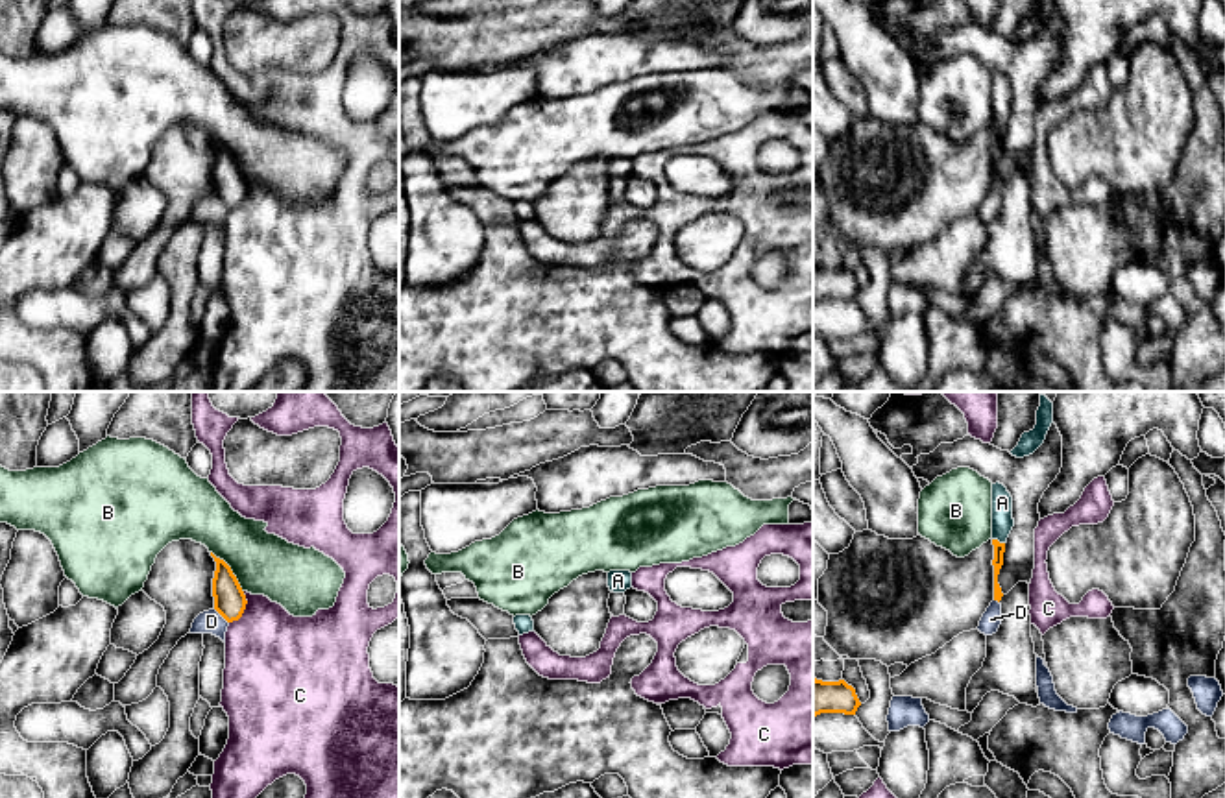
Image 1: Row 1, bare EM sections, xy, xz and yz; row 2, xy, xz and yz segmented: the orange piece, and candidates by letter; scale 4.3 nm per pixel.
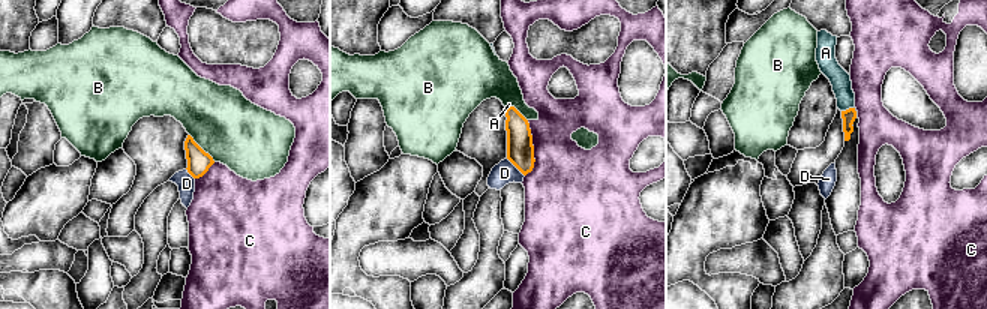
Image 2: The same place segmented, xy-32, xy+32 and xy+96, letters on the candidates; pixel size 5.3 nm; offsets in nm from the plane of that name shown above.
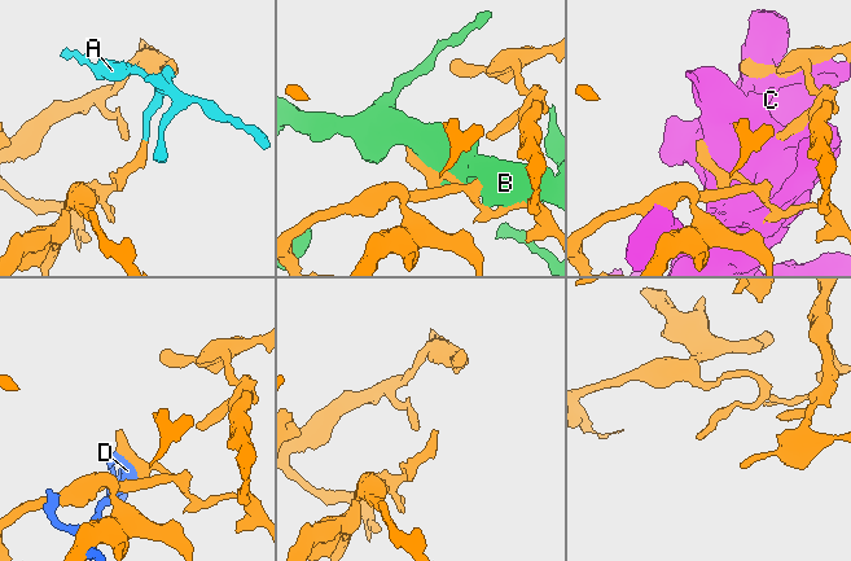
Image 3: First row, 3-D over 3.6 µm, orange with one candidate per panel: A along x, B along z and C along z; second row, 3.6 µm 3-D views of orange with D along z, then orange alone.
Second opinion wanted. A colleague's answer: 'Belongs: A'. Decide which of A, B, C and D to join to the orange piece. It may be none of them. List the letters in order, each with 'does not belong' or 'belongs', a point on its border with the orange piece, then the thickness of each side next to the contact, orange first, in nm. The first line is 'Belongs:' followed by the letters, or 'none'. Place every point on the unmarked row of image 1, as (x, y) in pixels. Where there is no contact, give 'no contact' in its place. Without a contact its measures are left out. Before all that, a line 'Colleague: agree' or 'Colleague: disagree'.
Colleague: agree
Belongs: A
A: belongs; contact yz (996, 126); calibres 50 and 100 nm
B: does not belong; contact xy (231, 157); calibres 140 and 280 nm
C: does not belong; contact xy (244, 194); calibres 140 and 420 nm
D: does not belong; contact xy (220, 200); calibres 140 and 100 nm

